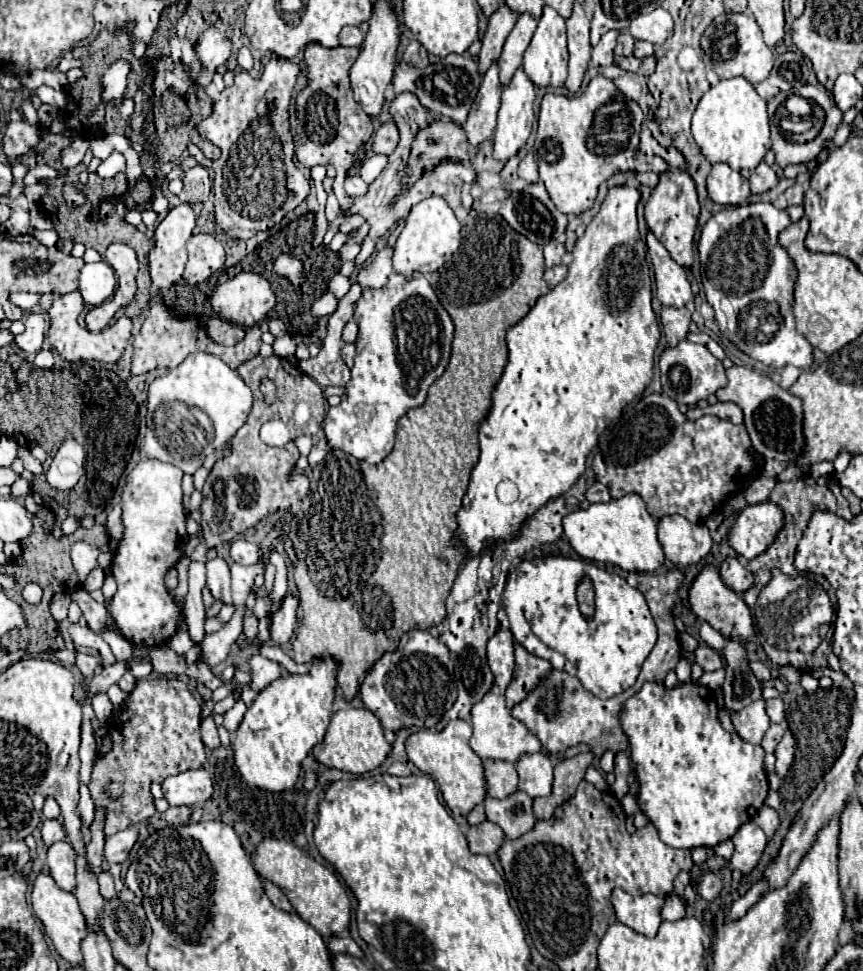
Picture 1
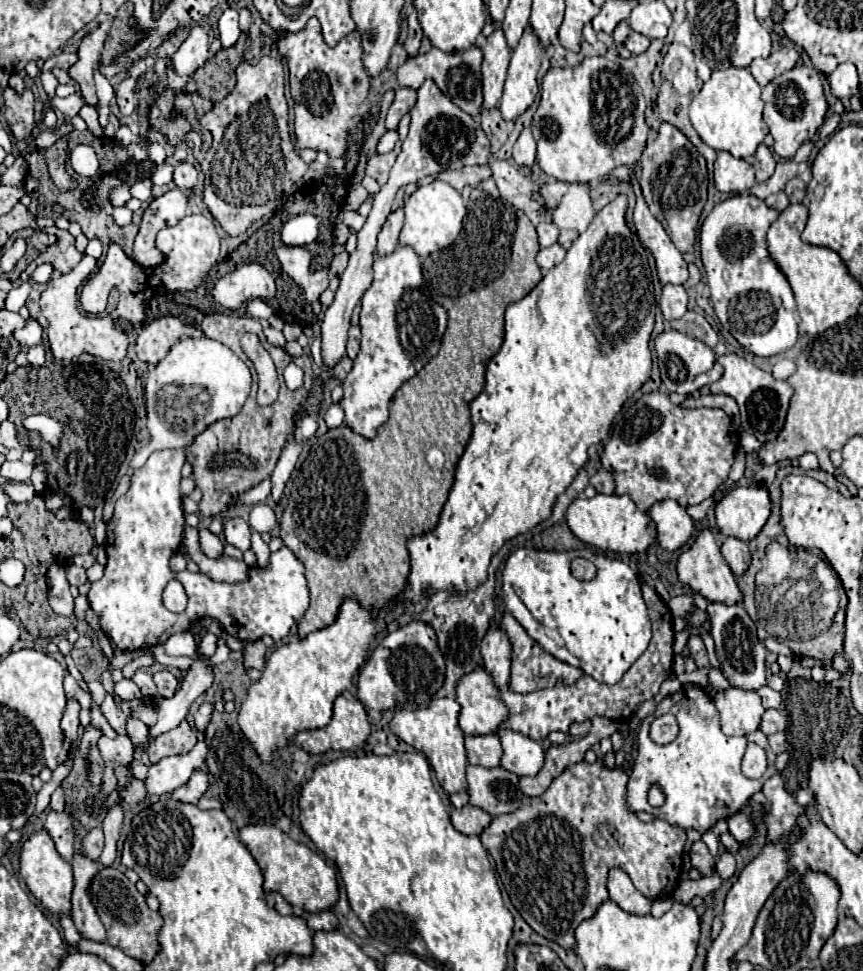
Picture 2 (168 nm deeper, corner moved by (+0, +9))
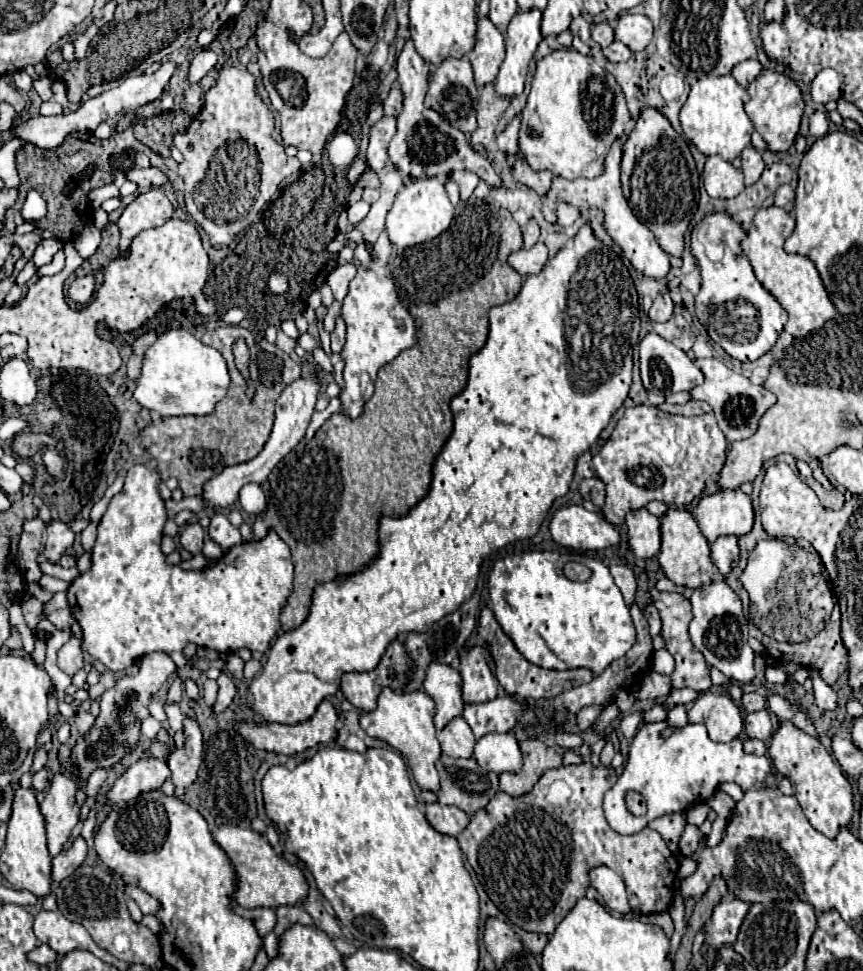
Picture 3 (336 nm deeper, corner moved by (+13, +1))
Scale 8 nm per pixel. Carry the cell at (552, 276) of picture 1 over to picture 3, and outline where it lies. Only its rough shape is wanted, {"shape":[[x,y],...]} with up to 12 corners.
{"shape":[[544,243],[520,249],[508,263],[520,275],[538,273],[548,261]]}

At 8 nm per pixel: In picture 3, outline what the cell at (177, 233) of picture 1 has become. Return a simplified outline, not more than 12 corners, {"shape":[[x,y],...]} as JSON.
{"shape":[[160,189],[138,195],[118,219],[120,255],[174,213]]}

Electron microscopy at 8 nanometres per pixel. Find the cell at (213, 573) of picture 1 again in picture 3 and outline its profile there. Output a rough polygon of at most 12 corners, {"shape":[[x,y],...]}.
{"shape":[[188,523],[180,533],[180,545],[192,555],[202,553],[204,529]]}

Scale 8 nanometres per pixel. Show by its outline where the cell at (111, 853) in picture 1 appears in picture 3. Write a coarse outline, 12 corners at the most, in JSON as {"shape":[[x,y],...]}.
{"shape":[[76,837],[52,859],[52,881],[58,885],[88,857],[86,841]]}

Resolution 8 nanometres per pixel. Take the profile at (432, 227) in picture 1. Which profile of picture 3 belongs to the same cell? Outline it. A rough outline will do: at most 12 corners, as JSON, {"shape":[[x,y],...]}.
{"shape":[[416,179],[386,217],[396,249],[436,239],[454,207],[442,179]]}

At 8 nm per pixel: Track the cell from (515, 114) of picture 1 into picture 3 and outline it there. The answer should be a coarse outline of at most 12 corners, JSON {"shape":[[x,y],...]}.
{"shape":[[540,11],[516,13],[494,81],[498,97],[524,91],[542,41]]}

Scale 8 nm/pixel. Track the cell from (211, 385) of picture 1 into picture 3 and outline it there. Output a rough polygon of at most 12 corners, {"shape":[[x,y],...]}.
{"shape":[[186,329],[144,355],[134,399],[154,421],[212,415],[224,357]]}

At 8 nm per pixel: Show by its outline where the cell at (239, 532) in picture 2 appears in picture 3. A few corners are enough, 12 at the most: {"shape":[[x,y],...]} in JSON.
{"shape":[[224,513],[212,517],[208,533],[224,553],[242,543]]}

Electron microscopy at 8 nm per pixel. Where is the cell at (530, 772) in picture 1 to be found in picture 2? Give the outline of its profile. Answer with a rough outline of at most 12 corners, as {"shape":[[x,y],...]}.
{"shape":[[499,731],[501,767],[537,775],[545,749],[517,731]]}

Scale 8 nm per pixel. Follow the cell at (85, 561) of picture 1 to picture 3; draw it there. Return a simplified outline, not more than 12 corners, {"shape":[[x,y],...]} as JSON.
{"shape":[[42,575],[40,583],[42,589],[58,593],[66,591],[70,583]]}

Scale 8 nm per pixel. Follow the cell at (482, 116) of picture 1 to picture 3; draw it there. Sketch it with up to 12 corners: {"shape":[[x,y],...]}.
{"shape":[[478,19],[476,45],[466,57],[478,89],[494,83],[504,37]]}

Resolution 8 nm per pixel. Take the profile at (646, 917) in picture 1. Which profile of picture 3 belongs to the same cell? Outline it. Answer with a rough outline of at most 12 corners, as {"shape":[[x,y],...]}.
{"shape":[[604,865],[590,873],[592,887],[612,911],[630,911],[624,881]]}

